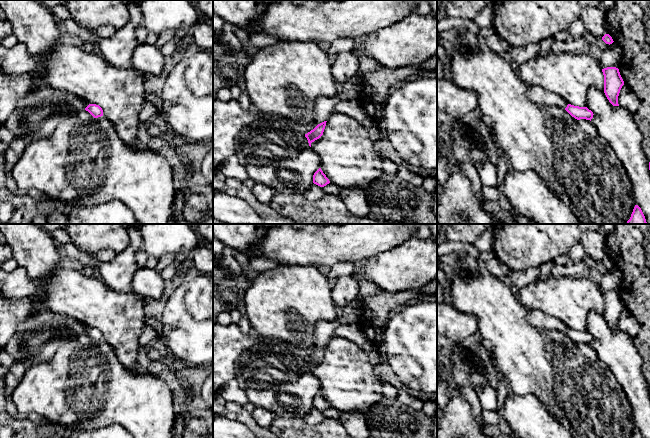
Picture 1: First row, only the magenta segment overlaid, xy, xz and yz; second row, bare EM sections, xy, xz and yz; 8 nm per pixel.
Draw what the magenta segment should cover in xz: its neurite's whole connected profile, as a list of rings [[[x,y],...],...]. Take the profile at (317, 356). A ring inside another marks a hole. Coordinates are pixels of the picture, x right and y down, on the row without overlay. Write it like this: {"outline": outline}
{"outline": [[[324,345],[318,348],[313,354],[305,358],[305,361],[307,362],[310,371],[311,371],[312,366],[319,363],[323,359],[323,356],[326,350],[326,346],[327,345]]]}

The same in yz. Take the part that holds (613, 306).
{"outline": [[[616,291],[602,293],[604,299],[604,317],[613,330],[619,330],[618,320],[624,305]]]}

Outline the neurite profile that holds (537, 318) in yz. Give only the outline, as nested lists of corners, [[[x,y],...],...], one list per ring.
[[[528,310],[527,320],[534,327],[556,332],[566,332],[568,327],[558,318],[548,315],[540,310]]]

